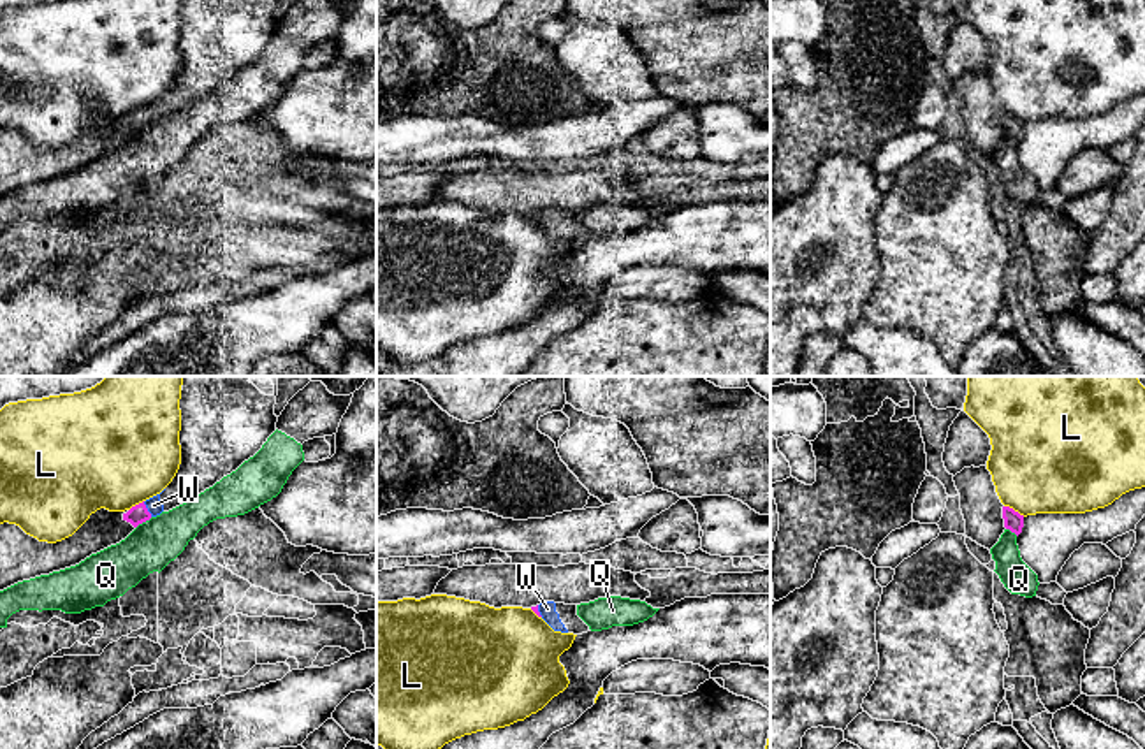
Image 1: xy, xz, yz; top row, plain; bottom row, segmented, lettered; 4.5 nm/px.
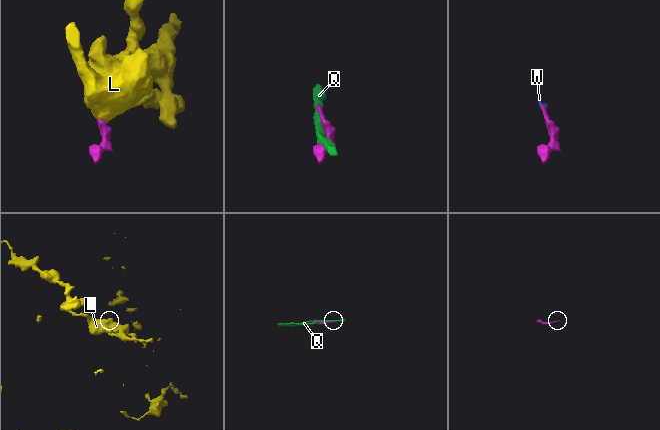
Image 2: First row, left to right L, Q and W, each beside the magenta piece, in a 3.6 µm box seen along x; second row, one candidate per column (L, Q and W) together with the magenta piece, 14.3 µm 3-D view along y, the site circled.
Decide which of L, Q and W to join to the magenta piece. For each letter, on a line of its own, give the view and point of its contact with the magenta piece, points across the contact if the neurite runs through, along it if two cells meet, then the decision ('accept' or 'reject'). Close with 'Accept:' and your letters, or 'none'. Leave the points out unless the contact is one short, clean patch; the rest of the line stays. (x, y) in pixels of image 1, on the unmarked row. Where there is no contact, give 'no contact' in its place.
L: contact yz (1013, 116); reject
Q: contact xy (143, 127); reject
W: contact xy (146, 115); way xy (138, 120), (146, 115), (153, 111); accept
Accept: W

